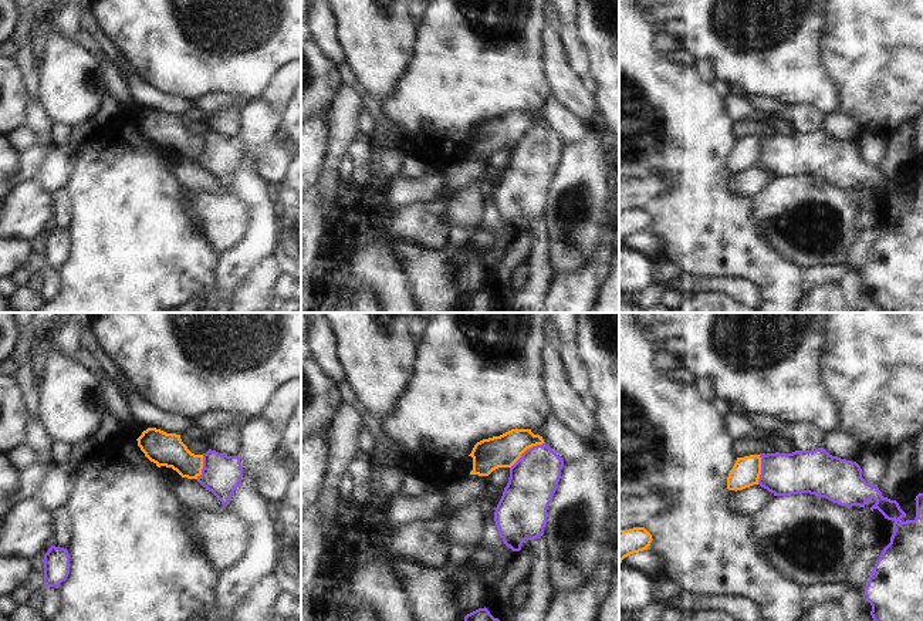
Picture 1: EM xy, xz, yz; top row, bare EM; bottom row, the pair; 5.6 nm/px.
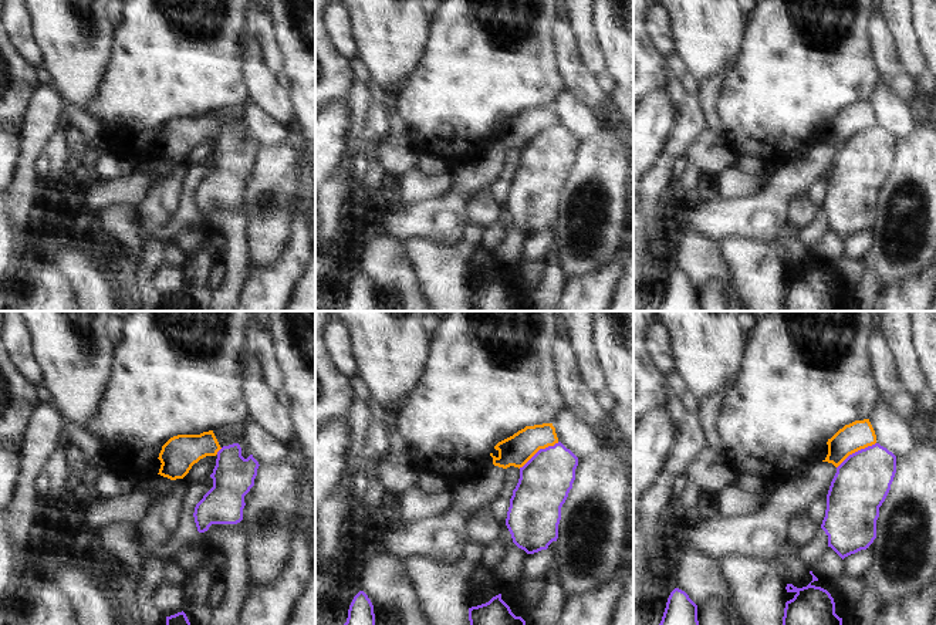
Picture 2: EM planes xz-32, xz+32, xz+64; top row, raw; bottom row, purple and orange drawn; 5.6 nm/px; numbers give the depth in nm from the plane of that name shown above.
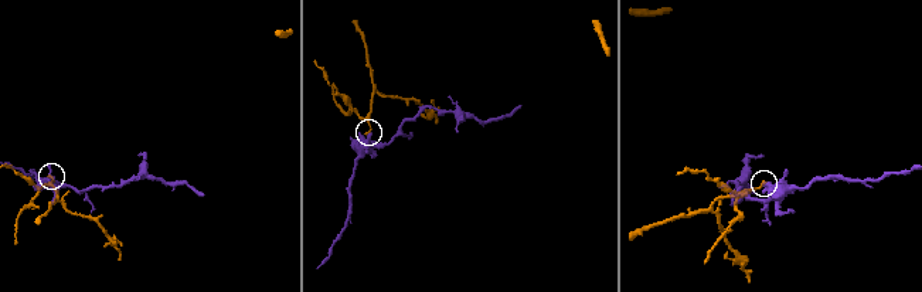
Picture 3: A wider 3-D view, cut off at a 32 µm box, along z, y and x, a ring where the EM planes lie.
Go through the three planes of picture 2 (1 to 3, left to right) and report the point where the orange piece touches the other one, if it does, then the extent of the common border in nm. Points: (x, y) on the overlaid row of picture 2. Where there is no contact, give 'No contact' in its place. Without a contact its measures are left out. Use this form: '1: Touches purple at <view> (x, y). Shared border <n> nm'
1: Touches purple at xz-32 (219, 450). Shared border 50 nm
2: Touches purple at xz+32 (540, 449). Shared border 280 nm
3: Touches purple at xz+64 (855, 452). Shared border 260 nm.

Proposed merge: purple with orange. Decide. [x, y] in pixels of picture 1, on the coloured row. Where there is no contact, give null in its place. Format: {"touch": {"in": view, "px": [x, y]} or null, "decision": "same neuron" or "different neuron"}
{"touch": {"in": "xz", "px": [526, 451]}, "decision": "different neuron"}

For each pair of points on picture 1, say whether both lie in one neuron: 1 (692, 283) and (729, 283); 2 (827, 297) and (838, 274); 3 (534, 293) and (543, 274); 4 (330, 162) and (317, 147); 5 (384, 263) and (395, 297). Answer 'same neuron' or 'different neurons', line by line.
1: same neuron
2: different neurons
3: same neuron
4: different neurons
5: same neuron

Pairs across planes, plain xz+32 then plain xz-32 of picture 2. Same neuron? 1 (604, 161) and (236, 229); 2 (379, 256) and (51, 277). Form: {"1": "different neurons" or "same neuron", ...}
{"1": "different neurons", "2": "different neurons"}

